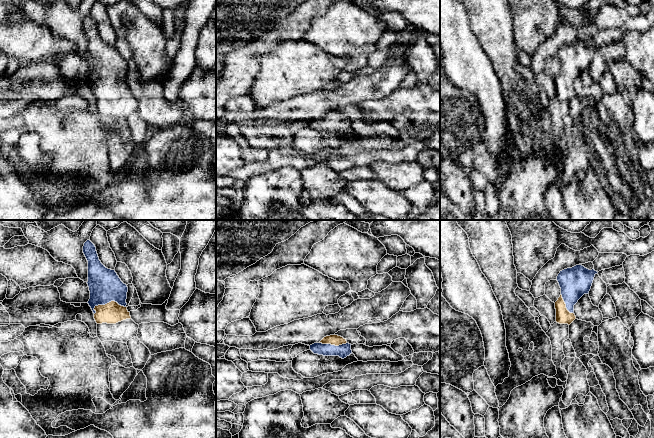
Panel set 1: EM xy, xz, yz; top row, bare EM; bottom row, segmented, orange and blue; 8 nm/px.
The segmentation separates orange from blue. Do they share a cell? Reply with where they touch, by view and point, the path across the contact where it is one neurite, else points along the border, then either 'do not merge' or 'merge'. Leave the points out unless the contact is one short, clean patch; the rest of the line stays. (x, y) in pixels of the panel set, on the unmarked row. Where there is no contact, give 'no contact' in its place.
meets orange in xy at (109, 78); runs through xy (111, 89), (109, 78), (104, 60); merge

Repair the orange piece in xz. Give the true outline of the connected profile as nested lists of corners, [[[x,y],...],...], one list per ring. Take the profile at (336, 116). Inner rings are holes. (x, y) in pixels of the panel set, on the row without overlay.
[[[335,110],[326,112],[319,119],[310,121],[310,126],[314,130],[339,132],[342,135],[352,130],[351,120],[349,120],[343,113]]]

